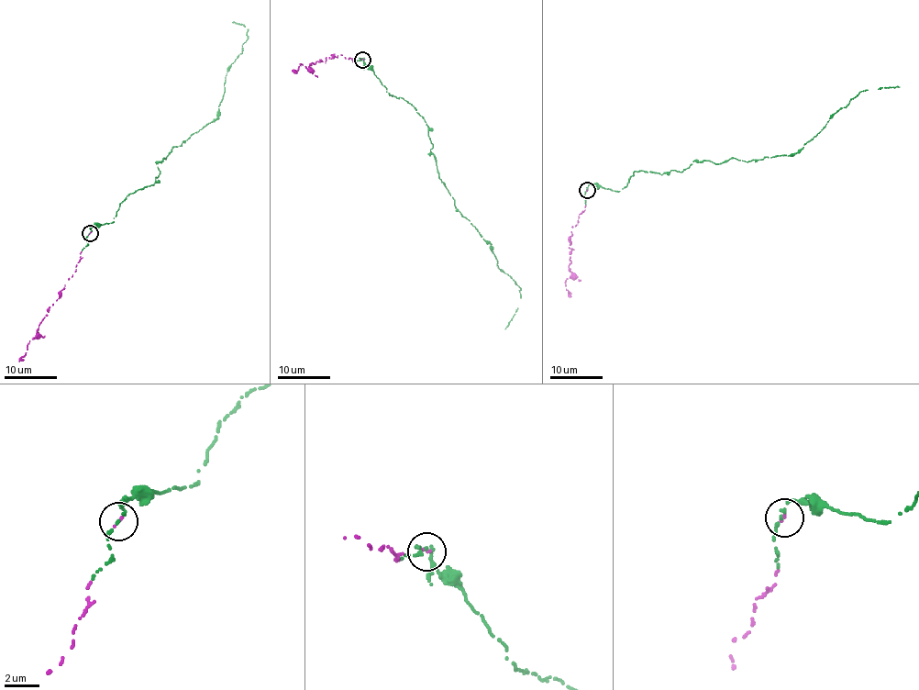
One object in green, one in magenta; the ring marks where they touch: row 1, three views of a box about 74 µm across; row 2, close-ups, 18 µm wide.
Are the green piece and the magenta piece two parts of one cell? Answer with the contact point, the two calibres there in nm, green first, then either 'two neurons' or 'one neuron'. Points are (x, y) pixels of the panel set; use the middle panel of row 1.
(362, 60) | 240/130 nm | one neuron

